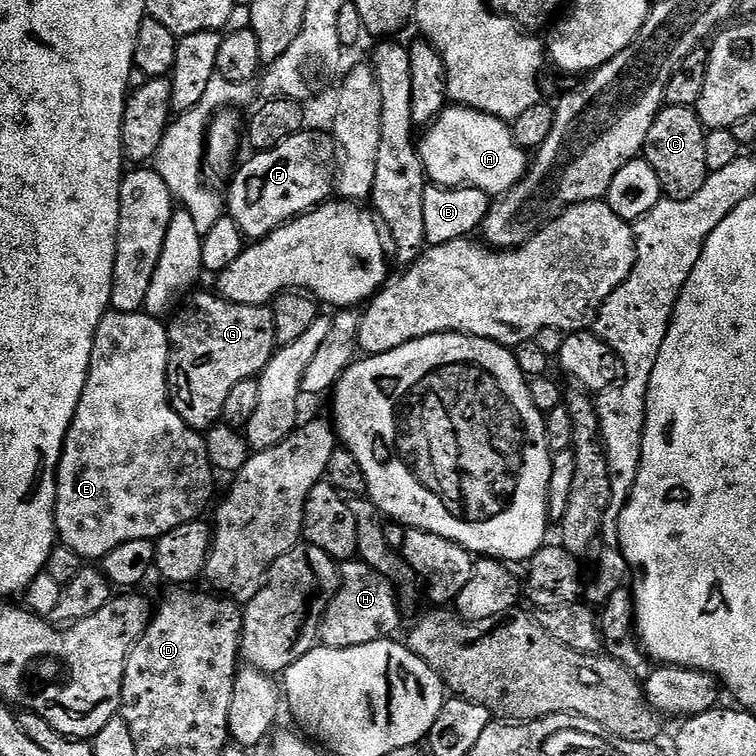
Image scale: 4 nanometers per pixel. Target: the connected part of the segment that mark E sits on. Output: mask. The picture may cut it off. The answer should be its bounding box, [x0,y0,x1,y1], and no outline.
[56,310,210,561]

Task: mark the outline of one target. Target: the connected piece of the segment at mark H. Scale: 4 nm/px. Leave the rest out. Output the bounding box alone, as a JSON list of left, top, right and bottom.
[319,562,400,648]

